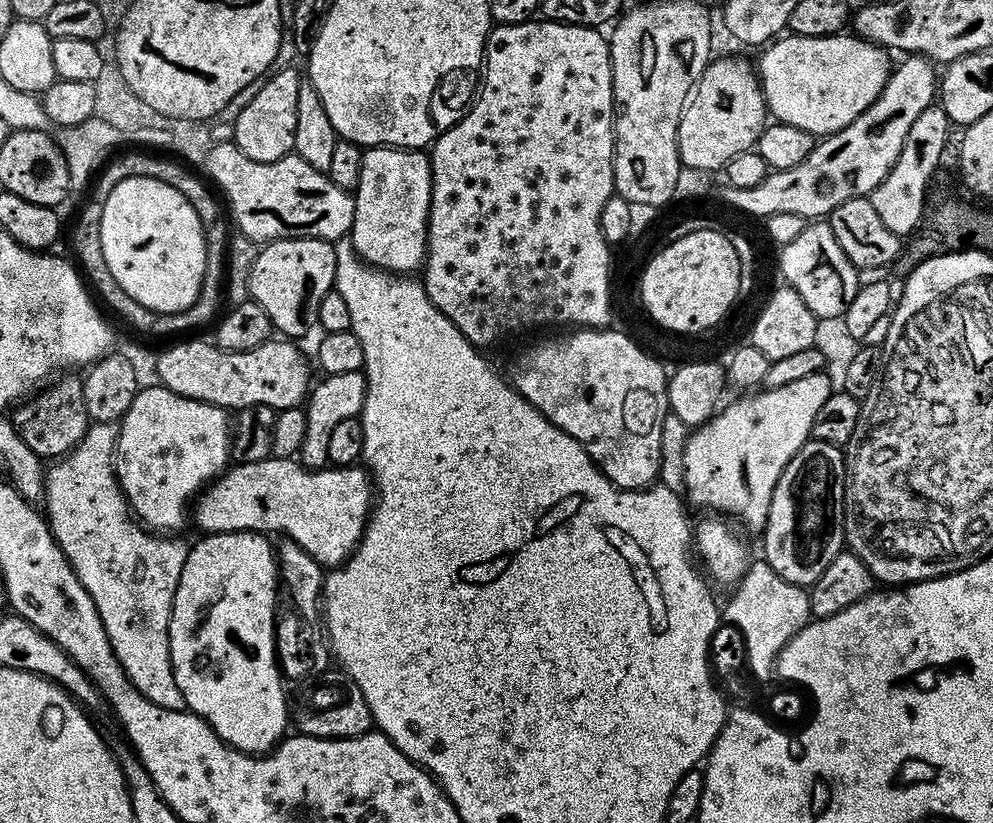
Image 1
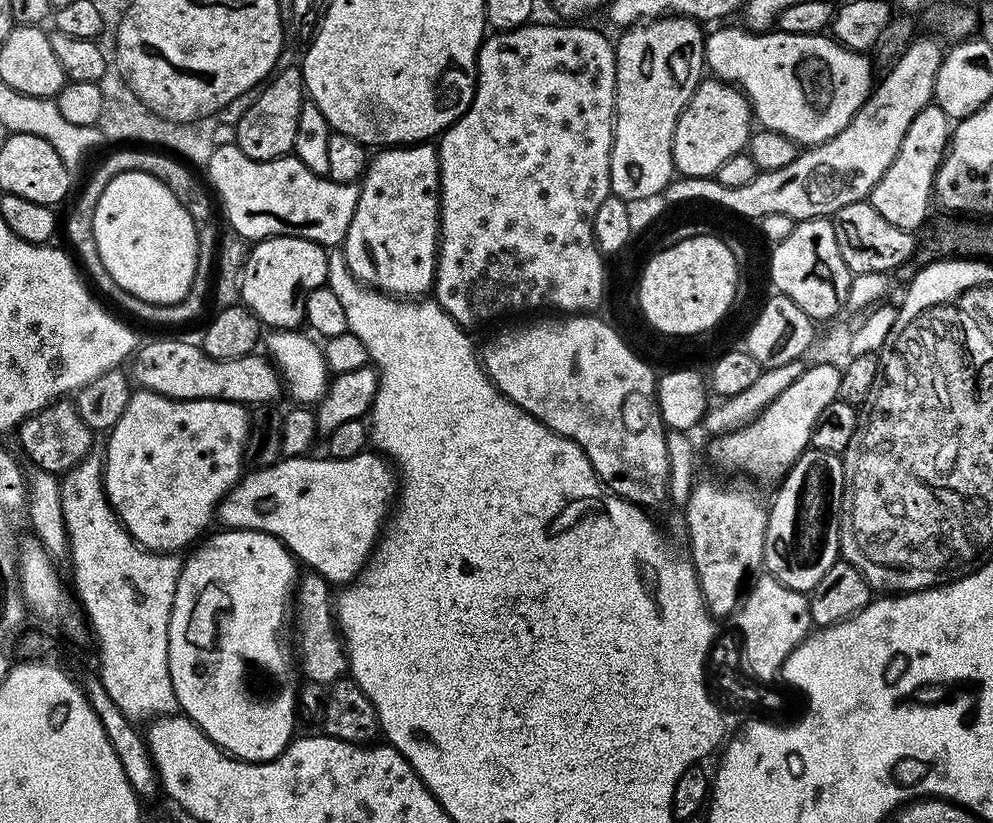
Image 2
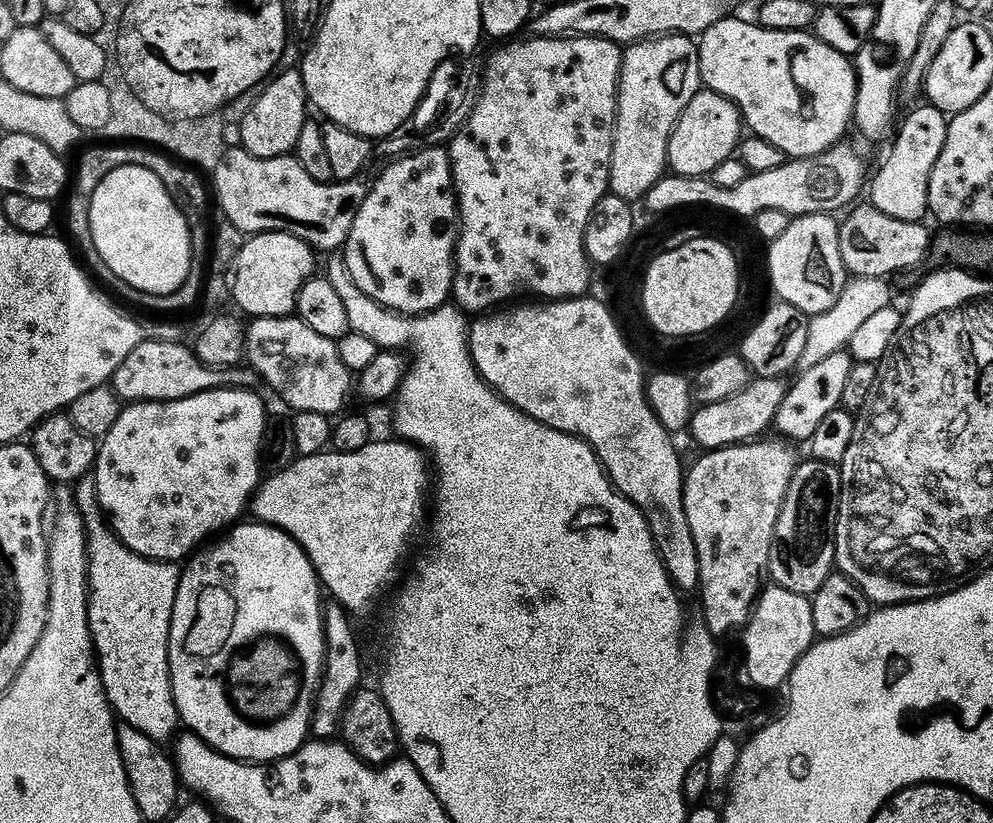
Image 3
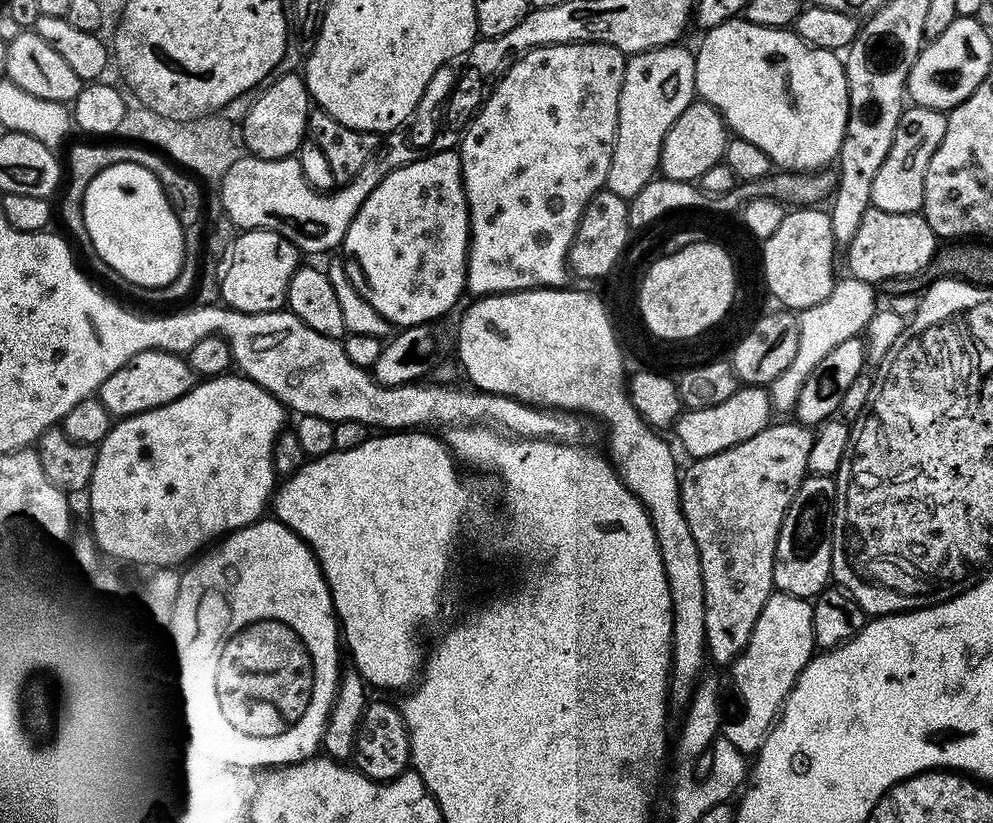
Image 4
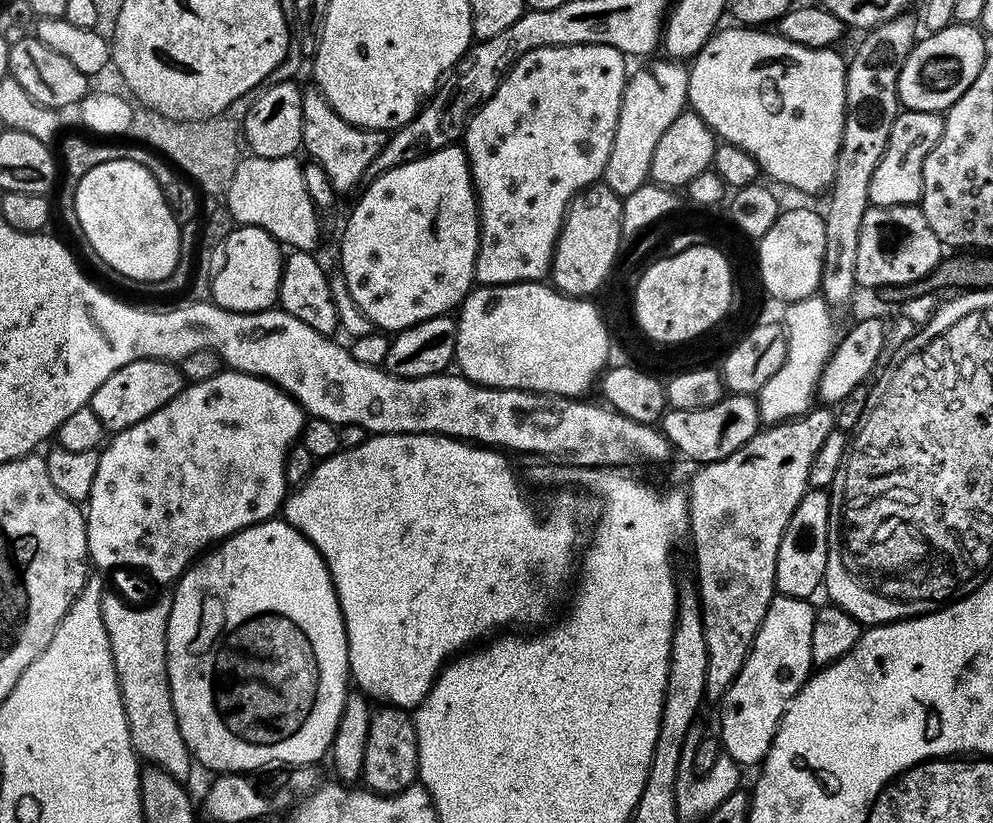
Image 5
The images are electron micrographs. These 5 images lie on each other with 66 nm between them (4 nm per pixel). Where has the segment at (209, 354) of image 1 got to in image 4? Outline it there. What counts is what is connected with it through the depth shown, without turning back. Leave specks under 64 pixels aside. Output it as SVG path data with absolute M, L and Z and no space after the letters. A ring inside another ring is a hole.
M148 348L144 352L134 354L134 358L118 366L118 370L114 370L114 374L110 374L106 382L102 382L98 399L102 402L102 406L106 406L111 416L123 418L142 414L146 410L154 410L158 406L166 406L182 398L182 394L189 392L197 382L196 373L192 371L183 355Z

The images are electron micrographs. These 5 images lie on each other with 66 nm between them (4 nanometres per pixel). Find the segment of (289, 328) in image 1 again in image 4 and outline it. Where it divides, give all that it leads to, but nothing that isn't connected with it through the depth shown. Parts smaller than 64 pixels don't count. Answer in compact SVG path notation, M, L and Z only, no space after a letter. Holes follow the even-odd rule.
M250 228L241 231L230 249L232 261L219 277L220 300L236 312L278 312L288 303L290 278L301 267L302 256L297 248L282 234L265 228Z

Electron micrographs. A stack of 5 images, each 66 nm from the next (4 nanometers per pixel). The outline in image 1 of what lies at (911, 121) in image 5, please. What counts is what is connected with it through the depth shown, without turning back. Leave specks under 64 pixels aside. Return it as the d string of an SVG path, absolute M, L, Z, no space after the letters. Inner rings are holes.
M933 106L922 110L922 114L918 114L918 119L914 121L914 126L910 126L910 134L906 134L906 146L902 146L902 154L898 154L898 162L894 162L886 178L872 192L870 199L874 210L878 210L878 218L882 218L886 230L890 230L896 236L907 238L920 227L926 211L924 195L927 194L928 183L931 182L932 175L935 174L936 167L944 156L944 147L948 144L948 128L950 129L950 121L943 108Z

